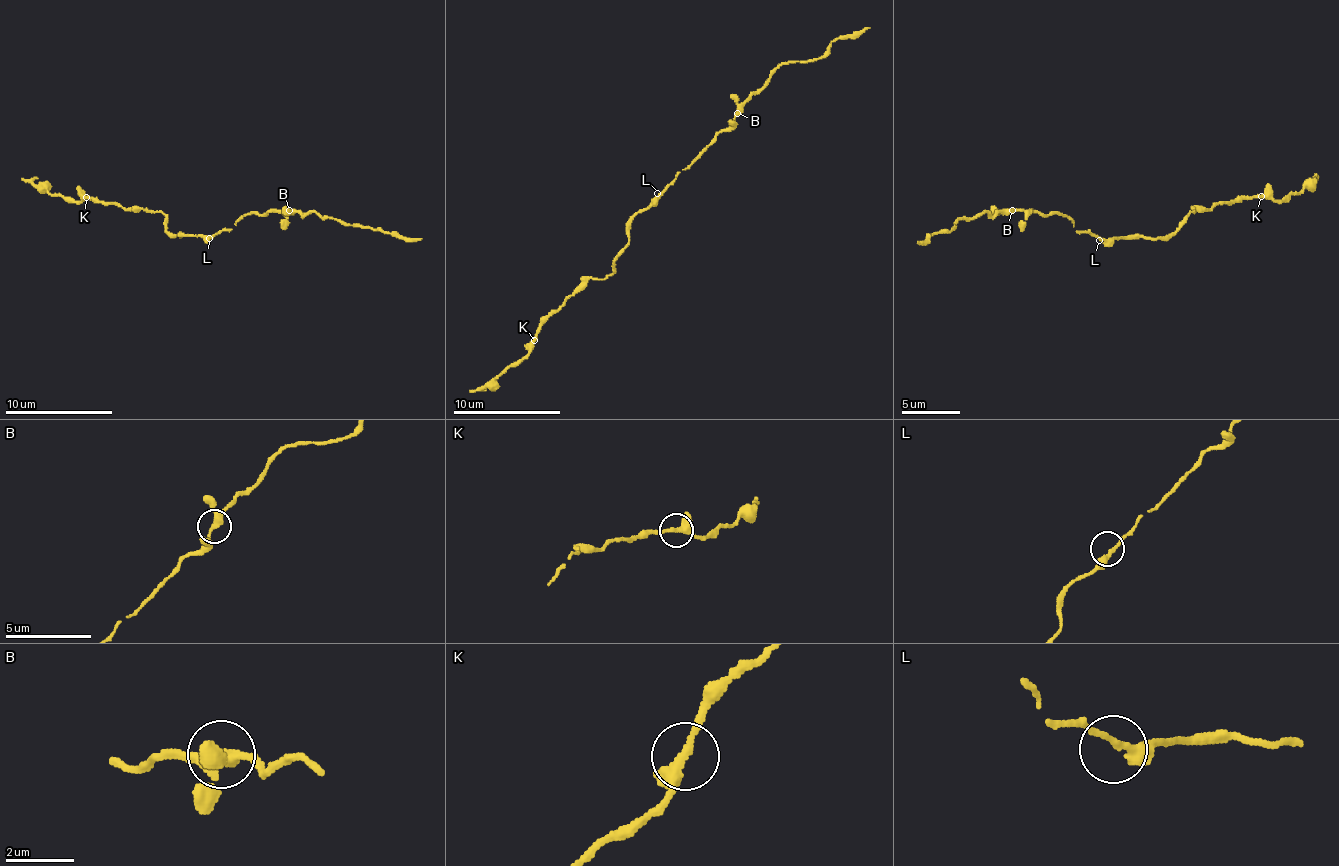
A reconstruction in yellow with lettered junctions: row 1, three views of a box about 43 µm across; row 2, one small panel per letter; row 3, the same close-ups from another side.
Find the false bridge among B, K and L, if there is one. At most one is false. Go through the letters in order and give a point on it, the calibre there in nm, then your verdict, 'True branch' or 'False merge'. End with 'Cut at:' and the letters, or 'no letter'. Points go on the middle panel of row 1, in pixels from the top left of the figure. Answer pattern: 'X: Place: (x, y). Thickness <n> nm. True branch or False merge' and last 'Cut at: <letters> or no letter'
B: Place: (737, 113). Thickness 260 nm. True branch
K: Place: (534, 340). Thickness 280 nm. True branch
L: Place: (657, 193). Thickness 280 nm. True branch
Cut at: no letter

